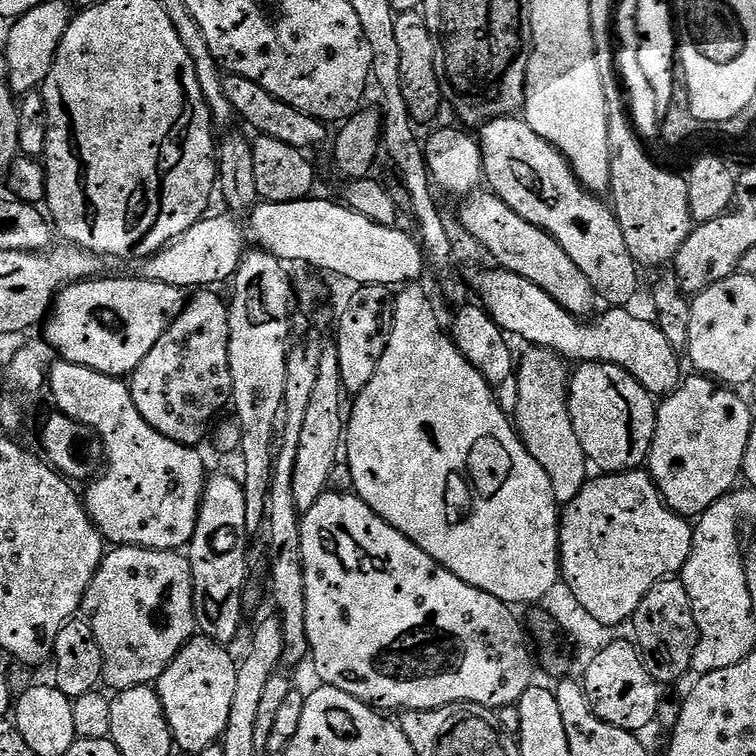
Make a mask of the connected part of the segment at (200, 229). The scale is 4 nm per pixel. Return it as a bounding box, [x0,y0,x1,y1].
[139,215,246,290]

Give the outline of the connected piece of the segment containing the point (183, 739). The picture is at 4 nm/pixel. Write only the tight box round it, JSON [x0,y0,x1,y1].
[154,638,237,754]

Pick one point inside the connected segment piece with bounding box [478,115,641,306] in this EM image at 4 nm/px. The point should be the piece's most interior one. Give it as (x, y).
(522, 169)

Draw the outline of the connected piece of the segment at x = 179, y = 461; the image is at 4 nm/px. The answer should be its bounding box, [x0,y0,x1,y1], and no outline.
[46,359,206,552]

